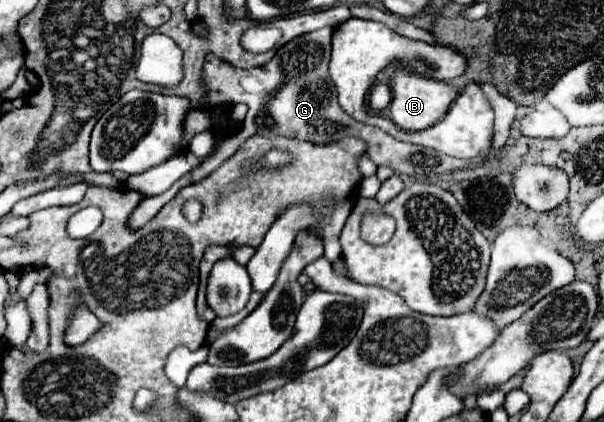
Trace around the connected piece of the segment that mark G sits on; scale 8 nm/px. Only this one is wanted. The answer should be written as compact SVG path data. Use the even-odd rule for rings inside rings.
M320 28L310 34L296 36L288 44L284 44L268 64L252 70L240 70L230 66L228 62L222 62L214 54L206 54L204 60L204 88L208 88L208 96L200 100L204 108L218 106L218 104L236 104L244 102L248 104L246 124L242 124L242 130L238 130L230 140L226 140L212 158L208 158L204 164L194 168L192 172L184 174L172 188L174 194L182 190L188 184L196 184L204 180L204 176L210 176L216 168L220 168L228 158L236 154L240 144L250 138L252 134L266 134L266 136L296 136L300 140L316 142L316 144L328 144L332 140L340 140L344 136L354 136L364 140L366 154L376 166L388 166L396 168L400 160L408 160L408 148L400 148L400 142L386 134L384 130L360 124L348 116L338 100L336 100L336 88L328 76L328 62L330 62L330 36L332 28Z

